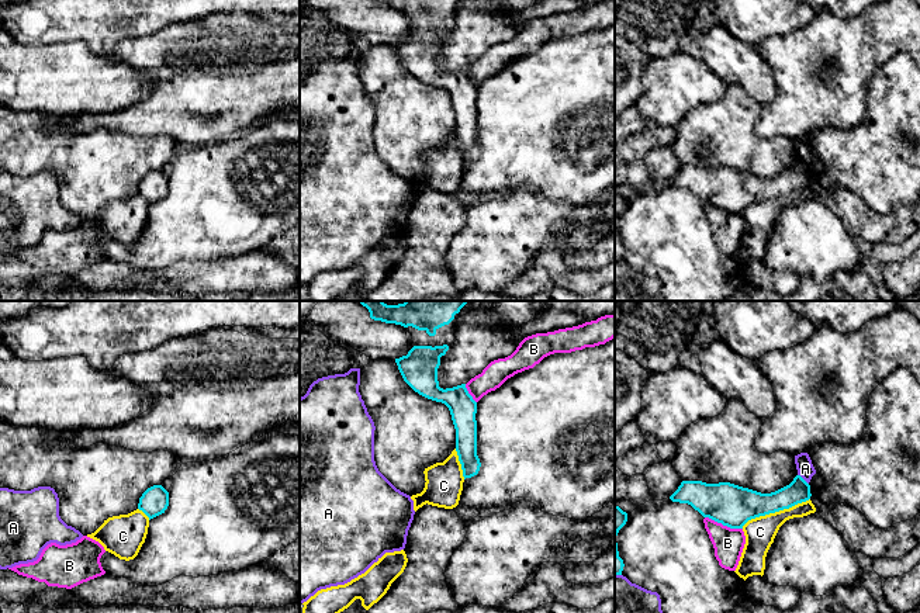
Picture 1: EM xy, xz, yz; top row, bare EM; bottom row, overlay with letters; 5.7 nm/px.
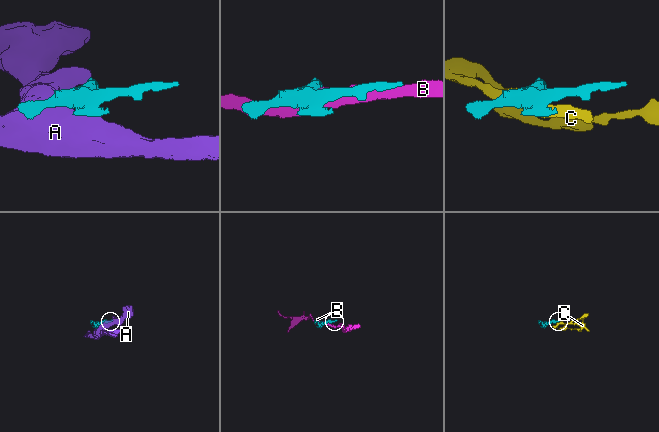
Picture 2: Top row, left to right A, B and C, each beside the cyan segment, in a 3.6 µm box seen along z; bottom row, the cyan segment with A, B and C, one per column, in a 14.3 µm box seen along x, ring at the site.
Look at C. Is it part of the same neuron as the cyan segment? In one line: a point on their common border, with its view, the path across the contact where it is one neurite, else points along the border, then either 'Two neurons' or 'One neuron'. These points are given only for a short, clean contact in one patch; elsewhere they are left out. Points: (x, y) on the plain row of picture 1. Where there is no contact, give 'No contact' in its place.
Touches cyan at yz (775, 196). Boundary: yz (809, 183), (788, 193), (751, 203), (742, 213). Two neurons

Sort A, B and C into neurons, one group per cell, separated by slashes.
A / B / C

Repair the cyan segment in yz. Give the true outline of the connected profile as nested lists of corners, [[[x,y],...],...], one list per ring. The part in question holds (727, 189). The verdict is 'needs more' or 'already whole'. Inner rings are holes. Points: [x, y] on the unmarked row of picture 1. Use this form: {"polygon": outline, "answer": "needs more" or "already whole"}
{"polygon": [[[796,160],[789,170],[771,179],[761,179],[730,167],[682,166],[670,184],[688,188],[703,202],[723,211],[743,214],[751,204],[789,194],[809,186],[810,181],[810,170]]], "answer": "already whole"}

